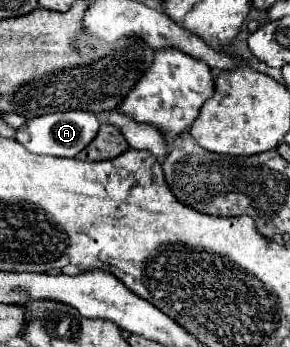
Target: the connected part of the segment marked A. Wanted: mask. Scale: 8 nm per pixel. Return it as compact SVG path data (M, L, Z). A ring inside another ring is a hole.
M83 111L49 113L49 115L35 117L27 121L23 127L19 127L17 141L31 153L53 155L53 157L75 157L93 141L93 137L97 135L97 129L99 129L99 121L93 113L83 113Z

